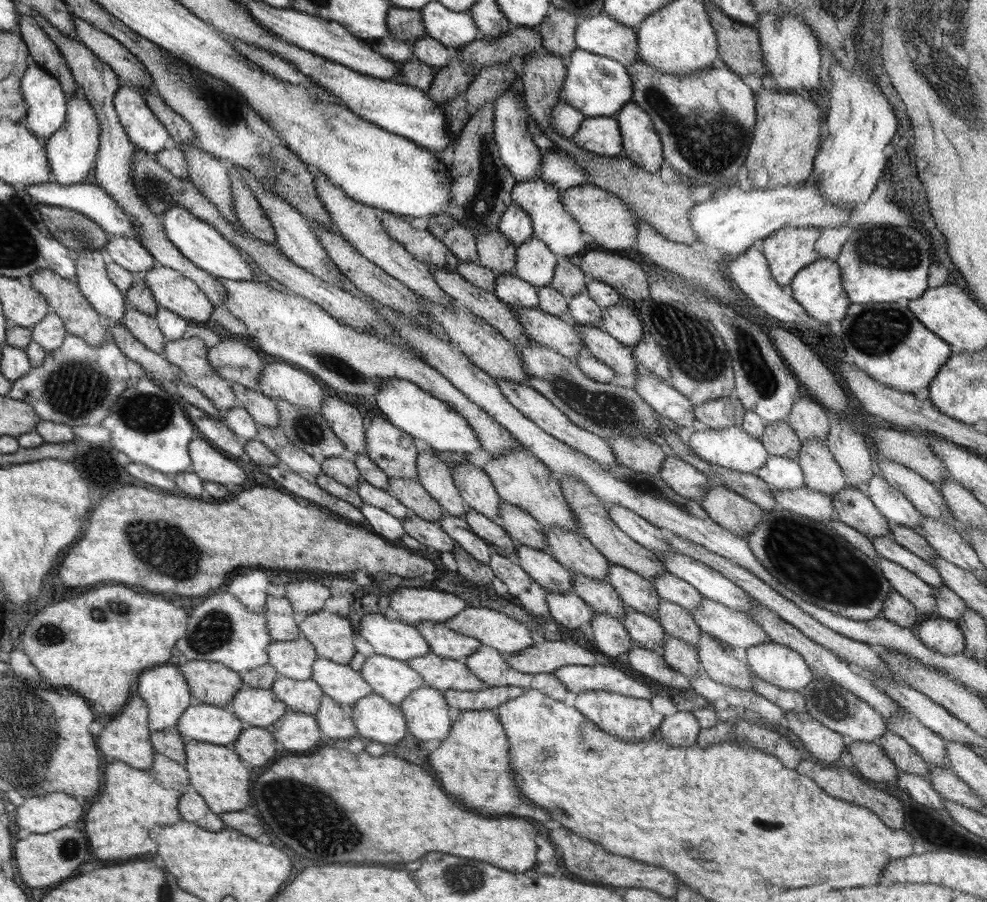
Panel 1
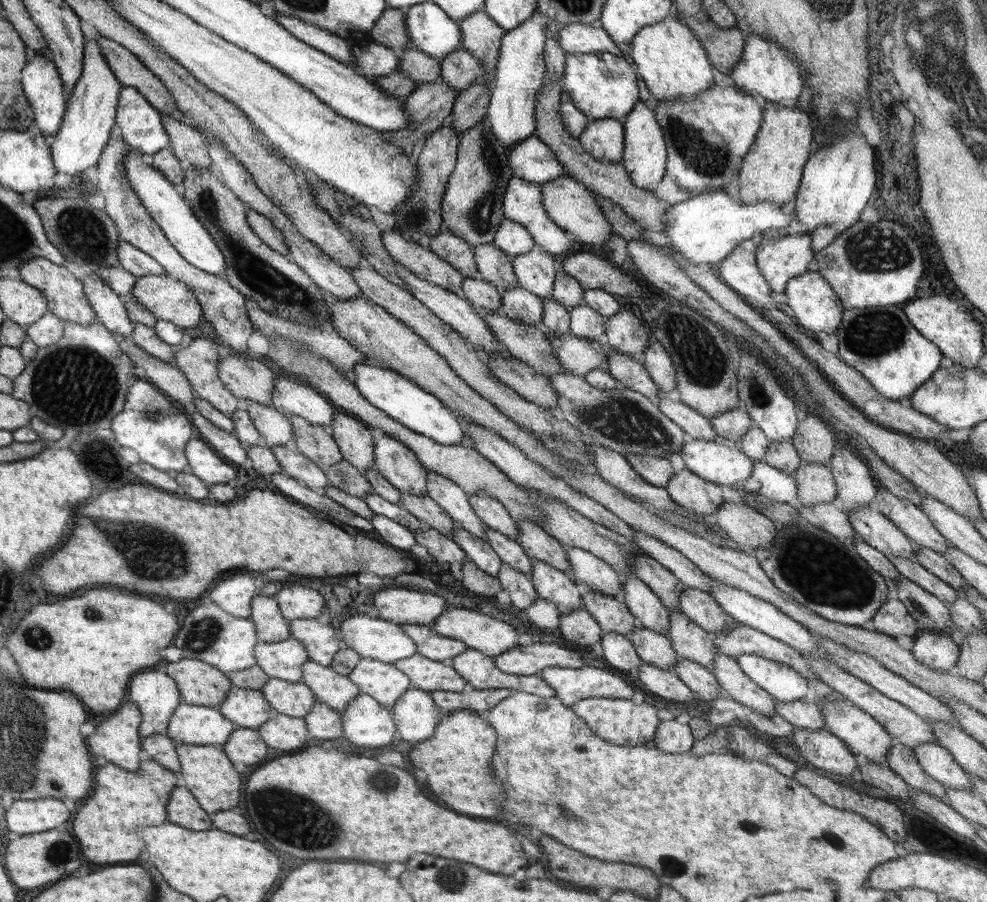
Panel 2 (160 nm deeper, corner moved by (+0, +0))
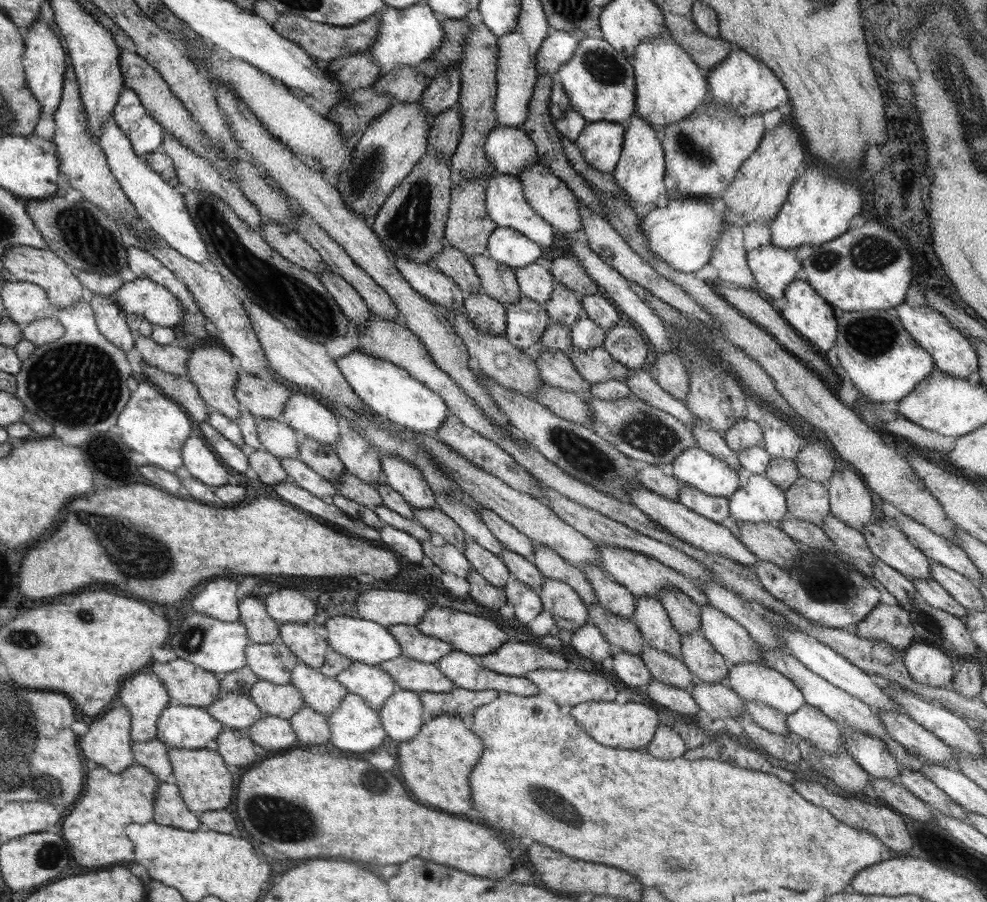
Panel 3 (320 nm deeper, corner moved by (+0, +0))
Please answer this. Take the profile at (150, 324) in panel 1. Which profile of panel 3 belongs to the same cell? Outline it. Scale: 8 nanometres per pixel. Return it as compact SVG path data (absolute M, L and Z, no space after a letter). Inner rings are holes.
M140 334L135 337L135 347L142 353L142 360L150 366L168 374L186 376L188 351L176 343L162 346L155 339Z

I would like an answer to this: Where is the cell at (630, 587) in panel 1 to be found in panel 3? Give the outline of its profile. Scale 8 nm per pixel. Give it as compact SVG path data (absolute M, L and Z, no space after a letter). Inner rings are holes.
M656 597L635 599L636 608L632 619L644 640L652 648L663 650L670 656L683 659L681 634L673 627L668 613Z

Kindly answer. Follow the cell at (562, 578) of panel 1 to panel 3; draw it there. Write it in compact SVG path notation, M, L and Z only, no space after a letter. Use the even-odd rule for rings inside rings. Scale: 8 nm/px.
M545 578L538 596L559 629L574 631L589 622L586 603L565 582Z

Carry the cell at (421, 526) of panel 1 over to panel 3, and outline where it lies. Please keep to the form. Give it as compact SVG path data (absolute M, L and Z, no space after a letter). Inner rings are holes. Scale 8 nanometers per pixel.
M430 540L421 542L424 554L432 559L432 562L441 568L443 572L452 572L460 578L467 578L473 571L465 554L460 552L457 546L446 543L443 546L435 546Z

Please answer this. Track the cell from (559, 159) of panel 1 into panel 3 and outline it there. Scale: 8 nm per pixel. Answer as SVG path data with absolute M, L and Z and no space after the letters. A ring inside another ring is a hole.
M496 126L487 134L484 143L486 158L496 173L523 173L528 165L538 163L538 150L531 137L522 128Z

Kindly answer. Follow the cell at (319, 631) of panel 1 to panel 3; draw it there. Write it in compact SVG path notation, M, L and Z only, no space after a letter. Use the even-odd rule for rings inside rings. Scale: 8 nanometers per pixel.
M286 623L279 626L280 638L291 647L300 663L320 669L324 664L324 654L328 650L327 638L318 636L306 623Z

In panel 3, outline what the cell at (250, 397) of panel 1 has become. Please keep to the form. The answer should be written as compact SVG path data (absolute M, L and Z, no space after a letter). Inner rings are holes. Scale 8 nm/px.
M258 418L257 435L269 454L282 460L298 458L298 432L280 419Z

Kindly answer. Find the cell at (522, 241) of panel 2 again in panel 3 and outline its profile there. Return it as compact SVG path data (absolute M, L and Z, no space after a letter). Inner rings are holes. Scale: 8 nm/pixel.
M496 227L488 237L486 254L512 270L524 269L541 258L540 247L519 230Z

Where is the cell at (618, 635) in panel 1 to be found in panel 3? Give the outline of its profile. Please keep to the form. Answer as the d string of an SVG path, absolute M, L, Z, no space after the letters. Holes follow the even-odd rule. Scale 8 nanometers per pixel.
M617 649L616 654L611 657L615 666L616 678L620 682L624 682L627 687L644 686L644 684L650 684L651 680L654 679L640 655L628 654Z

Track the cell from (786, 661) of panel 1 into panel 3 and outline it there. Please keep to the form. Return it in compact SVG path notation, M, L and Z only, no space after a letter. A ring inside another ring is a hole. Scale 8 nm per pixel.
M759 662L733 665L725 682L741 699L760 701L785 715L807 703L802 691L791 680Z

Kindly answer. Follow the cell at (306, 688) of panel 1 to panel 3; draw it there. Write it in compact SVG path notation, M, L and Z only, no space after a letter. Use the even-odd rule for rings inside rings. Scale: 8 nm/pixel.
M260 679L249 688L248 695L264 714L278 718L292 718L306 706L302 691L292 683L278 685Z

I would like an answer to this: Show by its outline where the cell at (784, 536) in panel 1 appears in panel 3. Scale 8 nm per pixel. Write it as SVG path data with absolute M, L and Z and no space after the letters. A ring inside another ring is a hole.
M808 549L791 570L759 560L753 571L764 590L792 611L828 628L852 629L880 604L881 594L872 579L866 578L849 560L840 552Z

